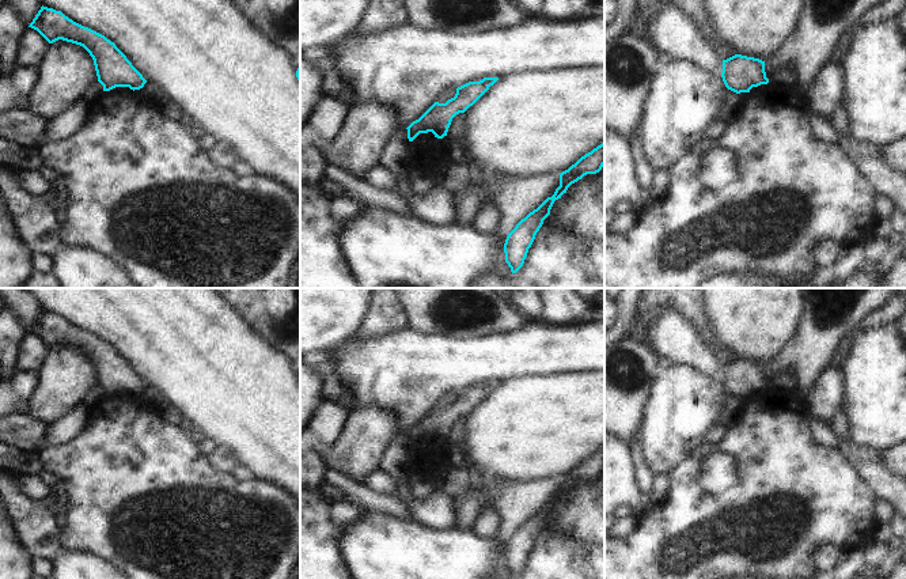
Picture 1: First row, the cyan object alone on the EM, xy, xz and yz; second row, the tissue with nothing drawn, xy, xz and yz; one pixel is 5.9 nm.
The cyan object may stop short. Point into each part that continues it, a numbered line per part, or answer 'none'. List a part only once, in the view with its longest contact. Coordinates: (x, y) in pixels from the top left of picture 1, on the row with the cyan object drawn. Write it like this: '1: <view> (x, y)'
none

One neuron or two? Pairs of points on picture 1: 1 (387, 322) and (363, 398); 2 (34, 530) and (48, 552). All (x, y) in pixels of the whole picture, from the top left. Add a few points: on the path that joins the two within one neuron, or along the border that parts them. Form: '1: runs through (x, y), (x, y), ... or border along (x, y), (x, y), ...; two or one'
1: border along (406, 325), (378, 337), (361, 341), (352, 340); two
2: runs through (40, 536), (48, 547); one

